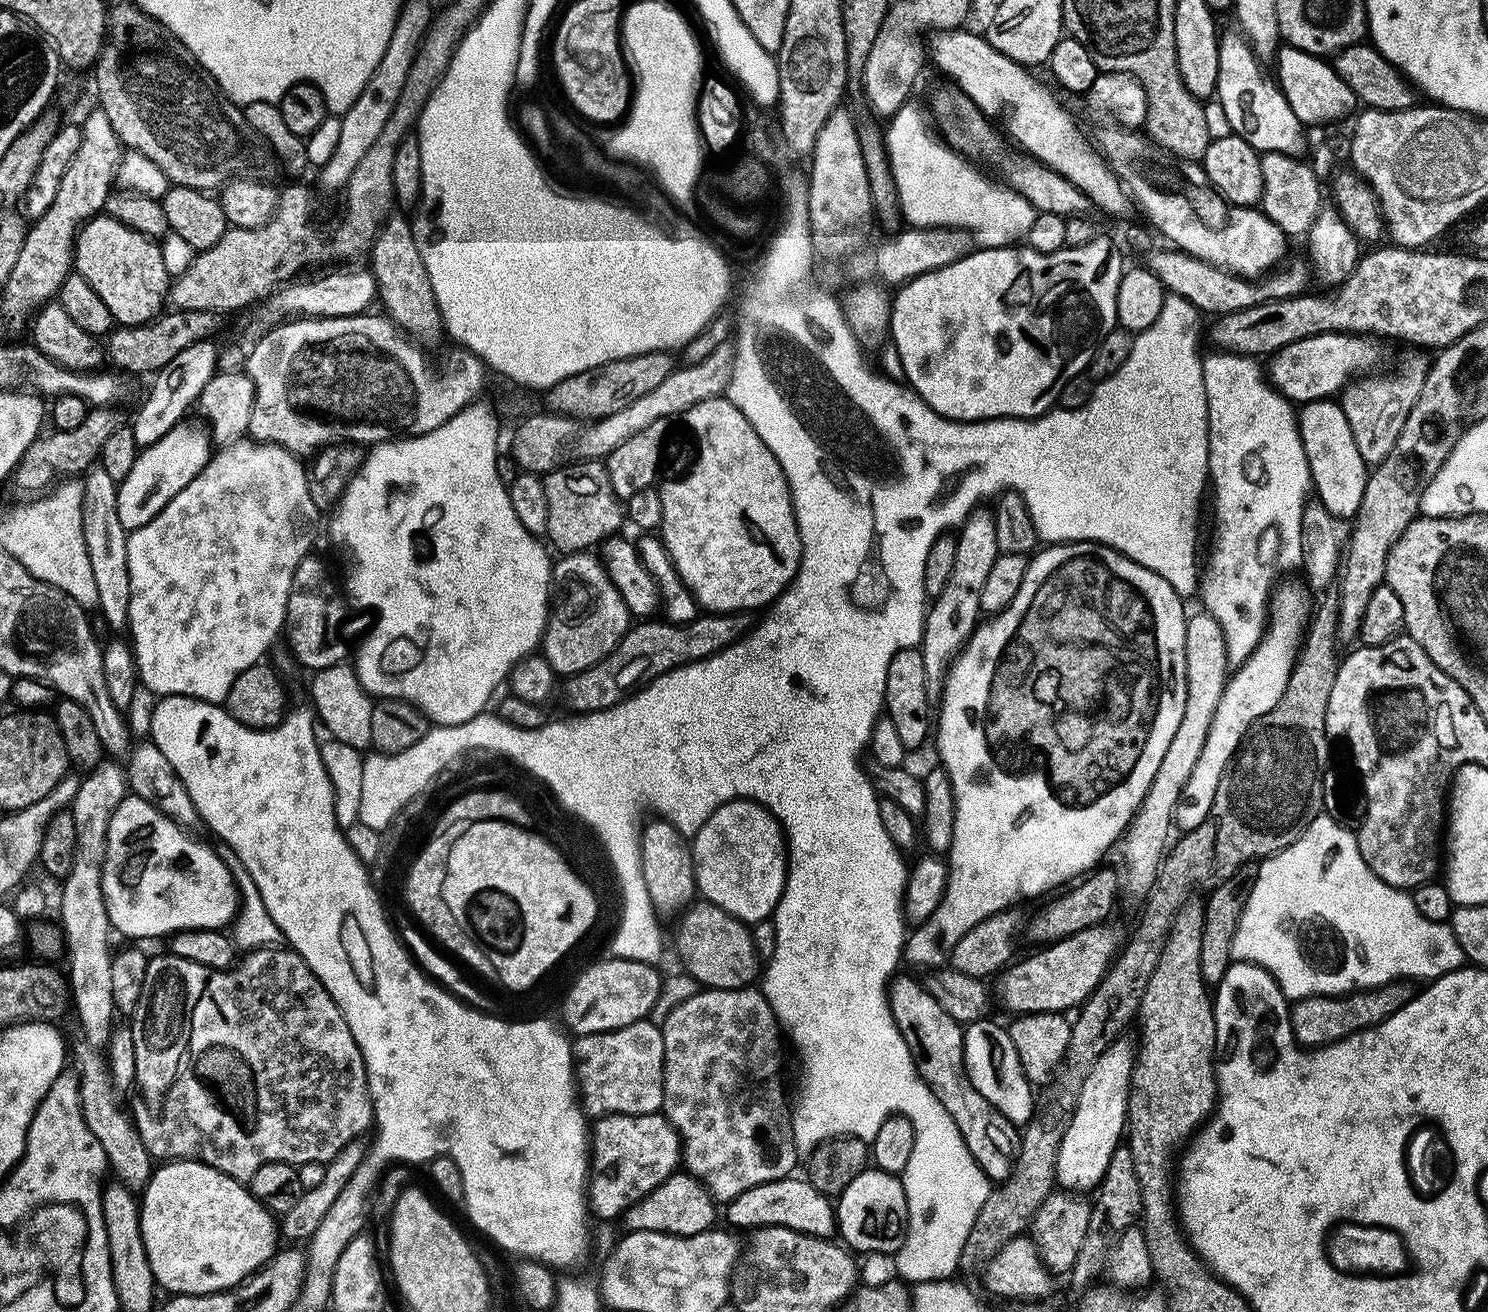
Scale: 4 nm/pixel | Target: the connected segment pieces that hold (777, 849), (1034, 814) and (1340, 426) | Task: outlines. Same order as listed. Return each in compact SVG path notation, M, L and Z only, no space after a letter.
M735 800L723 804L690 844L696 886L705 901L730 914L734 919L749 926L771 921L784 897L788 885L788 842L784 828L774 818L774 814L753 800Z
M1081 542L1078 544L1053 545L1043 549L1044 552L1035 560L1029 563L1024 582L1011 605L1005 611L991 617L987 623L981 623L968 644L955 659L947 673L944 688L944 698L942 700L942 712L938 714L936 739L938 738L938 754L941 758L942 767L948 772L952 780L953 794L956 798L956 826L952 836L952 848L950 851L950 871L948 882L955 880L992 880L992 915L998 915L1001 910L1012 910L1023 900L1036 900L1039 896L1044 896L1047 892L1052 892L1055 888L1060 888L1063 884L1071 885L1081 878L1087 877L1099 865L1099 860L1111 850L1112 847L1121 843L1122 837L1129 830L1129 824L1135 819L1144 804L1146 794L1150 786L1154 786L1154 778L1158 778L1158 770L1162 767L1162 758L1166 758L1170 746L1174 743L1174 738L1178 738L1178 728L1182 726L1182 718L1186 718L1186 702L1189 698L1188 688L1188 659L1186 658L1186 640L1188 633L1188 616L1184 614L1185 603L1172 586L1160 575L1153 571L1146 570L1144 566L1134 563L1131 559L1121 555L1103 544L1091 542Z
M1336 402L1309 403L1299 417L1300 434L1304 439L1306 454L1308 455L1308 468L1312 472L1312 482L1315 491L1320 491L1319 503L1323 504L1324 510L1335 518L1342 516L1355 517L1363 504L1363 496L1370 475L1370 465L1362 458L1358 450L1358 442L1354 442L1354 430L1346 418L1343 407Z

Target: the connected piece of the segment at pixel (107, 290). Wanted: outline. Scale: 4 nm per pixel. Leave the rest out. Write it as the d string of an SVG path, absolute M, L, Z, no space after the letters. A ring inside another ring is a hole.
M101 214L82 228L75 242L75 271L106 302L113 321L125 328L151 324L169 299L173 277L168 275L163 247L153 237Z

